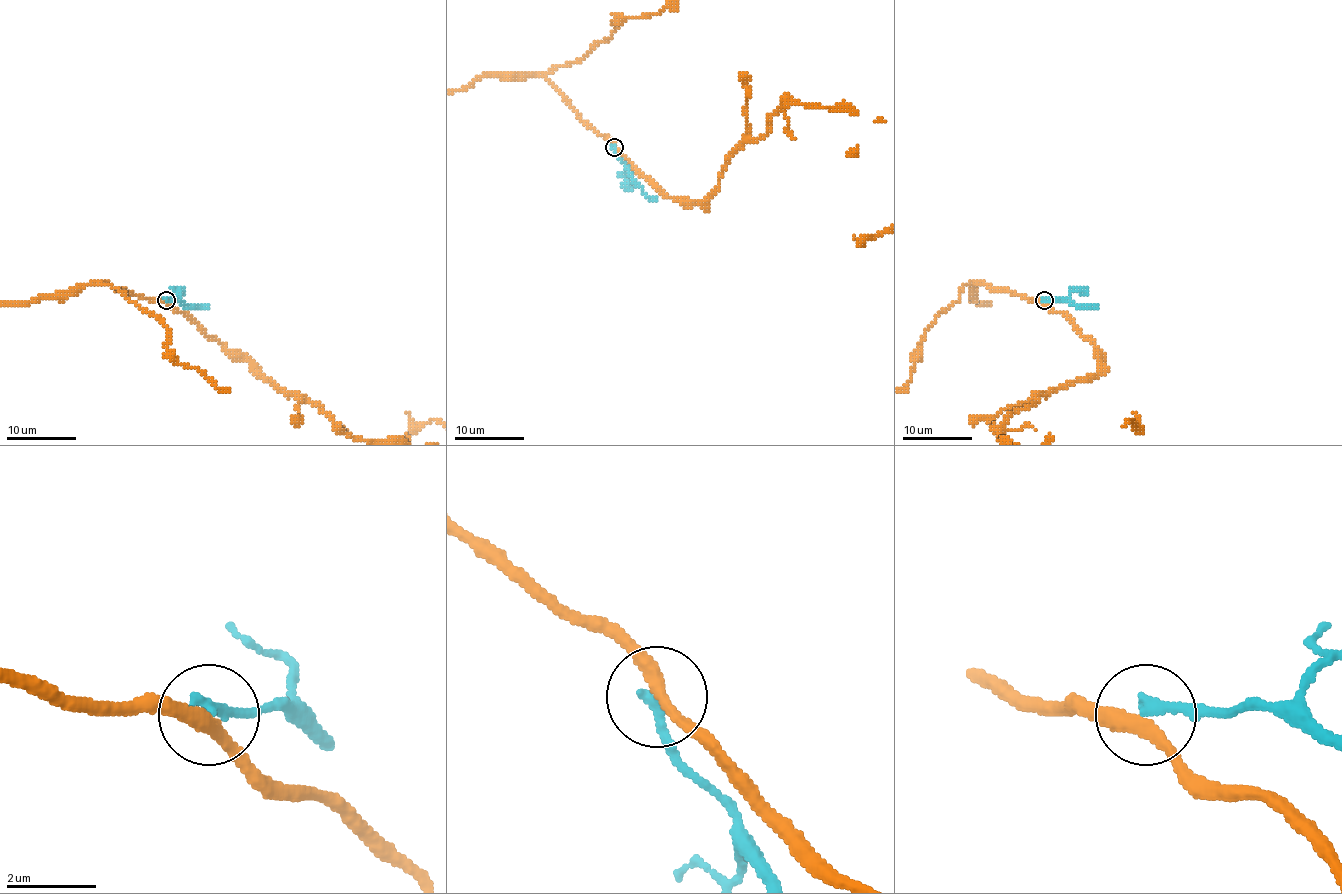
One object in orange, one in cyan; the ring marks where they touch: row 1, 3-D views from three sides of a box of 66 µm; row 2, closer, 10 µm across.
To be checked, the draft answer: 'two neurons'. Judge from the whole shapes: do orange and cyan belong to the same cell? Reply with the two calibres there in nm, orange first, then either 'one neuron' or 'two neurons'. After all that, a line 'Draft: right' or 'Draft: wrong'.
320 nm thick on the orange side, 240 nm on the other; two neurons
Draft: right

